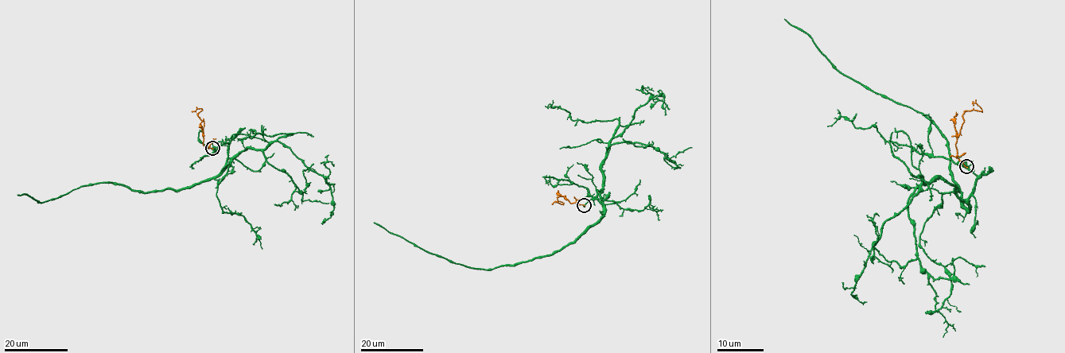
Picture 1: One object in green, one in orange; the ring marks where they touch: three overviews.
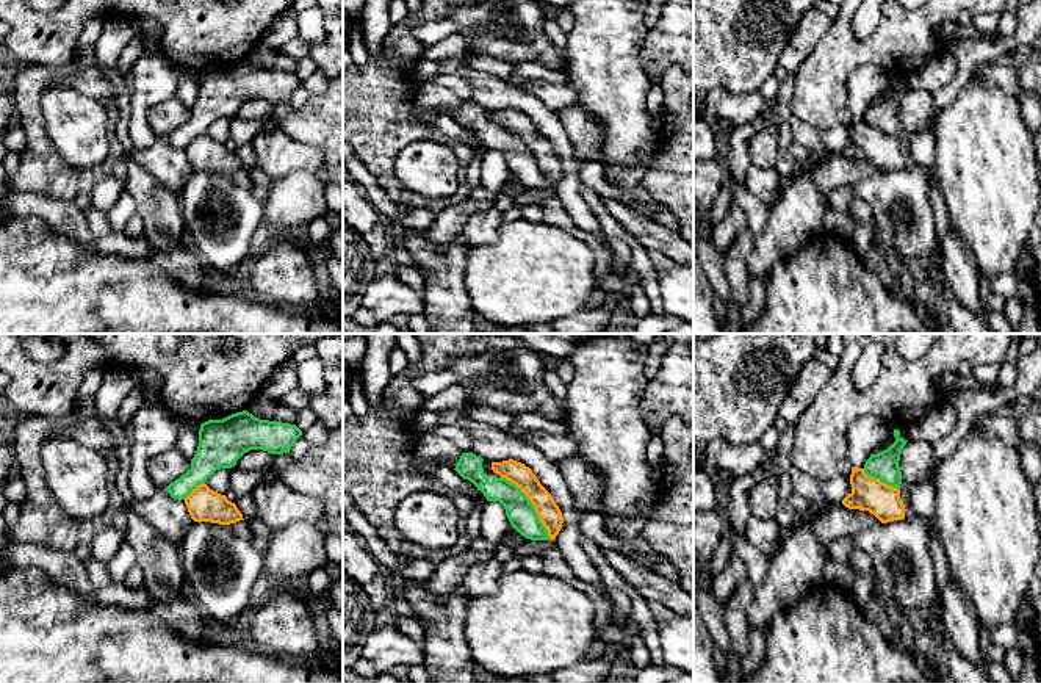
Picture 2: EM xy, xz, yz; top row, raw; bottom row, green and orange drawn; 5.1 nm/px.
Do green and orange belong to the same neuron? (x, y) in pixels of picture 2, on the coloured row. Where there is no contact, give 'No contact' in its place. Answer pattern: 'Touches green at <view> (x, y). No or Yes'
Touches green at xz (533, 505). No

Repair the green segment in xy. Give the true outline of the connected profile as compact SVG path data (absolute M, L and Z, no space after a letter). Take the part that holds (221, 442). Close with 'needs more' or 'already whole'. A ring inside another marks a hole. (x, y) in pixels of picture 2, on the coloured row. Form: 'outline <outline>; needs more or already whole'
outline M247 410L222 420L208 420L200 425L199 446L191 459L191 468L166 490L172 498L185 500L216 470L235 467L244 453L250 450L271 454L290 453L301 435L302 431L296 425L260 420Z; already whole

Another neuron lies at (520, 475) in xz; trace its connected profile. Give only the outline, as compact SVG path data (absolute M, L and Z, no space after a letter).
M513 459L492 462L492 470L521 489L521 492L534 504L535 512L546 528L549 539L554 540L562 529L562 512L551 493L540 484L532 470Z

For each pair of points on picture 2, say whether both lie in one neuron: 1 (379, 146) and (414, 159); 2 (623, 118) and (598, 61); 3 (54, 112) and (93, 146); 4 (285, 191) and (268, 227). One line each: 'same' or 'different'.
1: different
2: same
3: same
4: same

